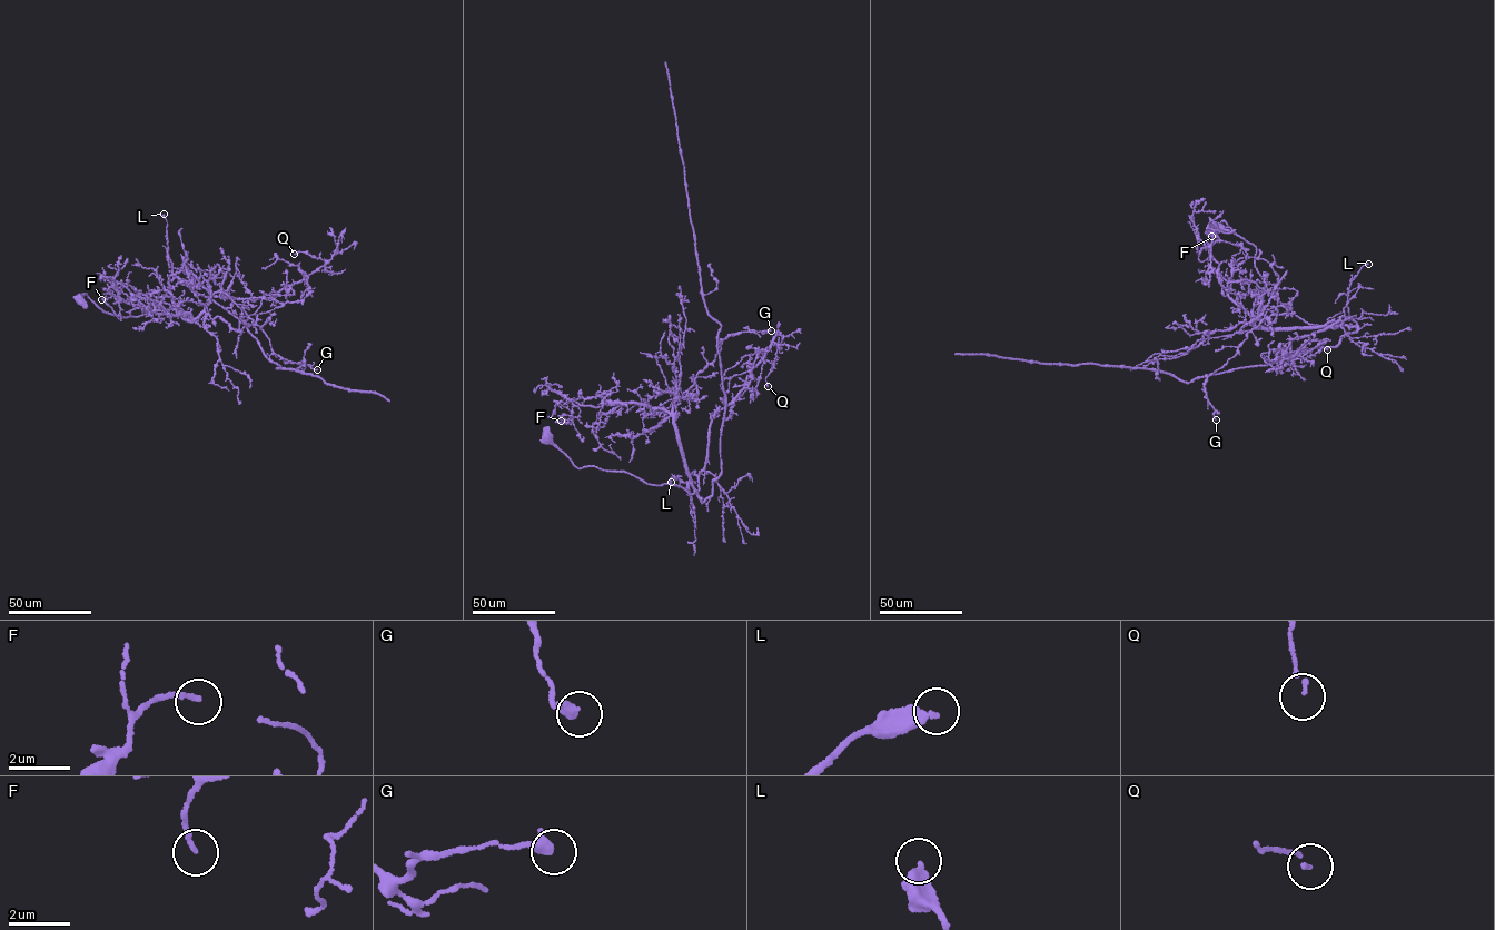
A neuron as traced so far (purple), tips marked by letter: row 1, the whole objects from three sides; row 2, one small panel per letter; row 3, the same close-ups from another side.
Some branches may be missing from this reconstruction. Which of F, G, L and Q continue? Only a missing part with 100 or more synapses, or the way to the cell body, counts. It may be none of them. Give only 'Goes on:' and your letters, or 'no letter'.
Goes on: no letter

